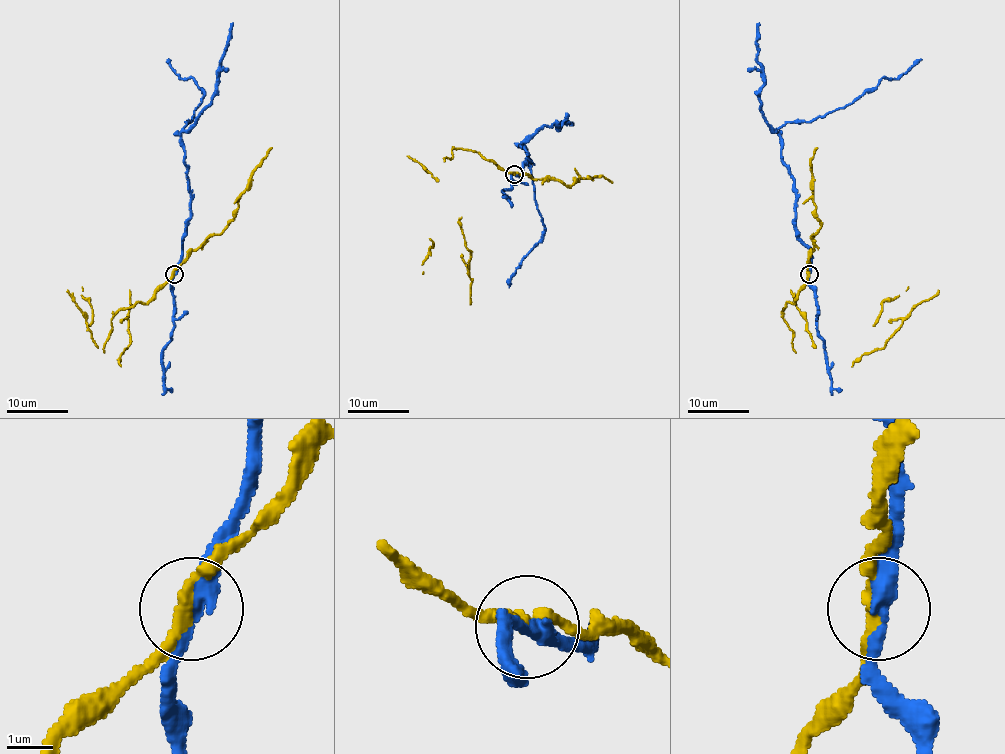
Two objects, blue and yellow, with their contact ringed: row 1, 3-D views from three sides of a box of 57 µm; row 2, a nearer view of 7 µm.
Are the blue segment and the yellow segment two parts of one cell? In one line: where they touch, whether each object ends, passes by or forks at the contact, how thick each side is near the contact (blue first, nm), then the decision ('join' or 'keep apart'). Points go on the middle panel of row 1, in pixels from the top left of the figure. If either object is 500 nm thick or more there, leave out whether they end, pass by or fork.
at (514, 174); blue passes by; yellow passes by; 320 nm thick on the blue side, 240 nm on the other; keep apart

